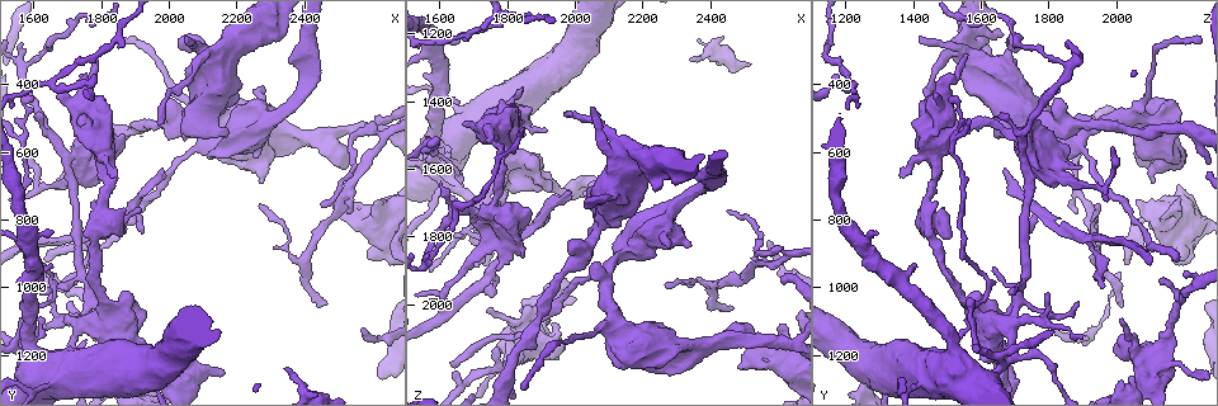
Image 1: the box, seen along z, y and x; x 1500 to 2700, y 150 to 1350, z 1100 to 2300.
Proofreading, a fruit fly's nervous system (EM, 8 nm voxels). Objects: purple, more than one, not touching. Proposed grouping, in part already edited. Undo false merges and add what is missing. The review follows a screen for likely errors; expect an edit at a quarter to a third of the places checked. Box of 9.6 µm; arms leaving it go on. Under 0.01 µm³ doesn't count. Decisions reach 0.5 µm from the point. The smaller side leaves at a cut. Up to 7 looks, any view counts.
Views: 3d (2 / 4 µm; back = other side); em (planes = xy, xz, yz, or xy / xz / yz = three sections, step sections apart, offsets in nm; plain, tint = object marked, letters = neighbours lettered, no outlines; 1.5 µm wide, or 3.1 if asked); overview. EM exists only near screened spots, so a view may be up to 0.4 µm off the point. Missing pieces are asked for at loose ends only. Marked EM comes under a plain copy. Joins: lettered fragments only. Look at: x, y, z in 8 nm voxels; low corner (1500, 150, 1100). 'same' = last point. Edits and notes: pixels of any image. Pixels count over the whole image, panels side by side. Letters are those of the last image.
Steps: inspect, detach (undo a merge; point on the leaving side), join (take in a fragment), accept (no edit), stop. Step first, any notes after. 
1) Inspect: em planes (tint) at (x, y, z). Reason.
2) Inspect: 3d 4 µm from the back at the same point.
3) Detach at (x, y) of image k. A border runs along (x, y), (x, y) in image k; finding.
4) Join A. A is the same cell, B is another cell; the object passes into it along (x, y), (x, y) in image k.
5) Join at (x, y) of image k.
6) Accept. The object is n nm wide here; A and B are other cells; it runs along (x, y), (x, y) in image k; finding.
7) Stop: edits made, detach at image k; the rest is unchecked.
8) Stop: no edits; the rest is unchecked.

Inspect: 3d 2 µm at (2410, 390, 1640). A fork.

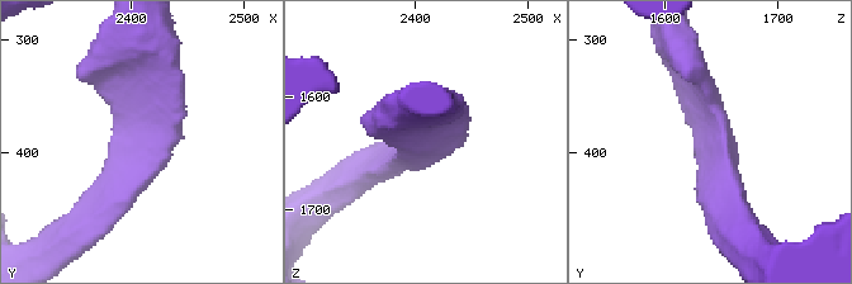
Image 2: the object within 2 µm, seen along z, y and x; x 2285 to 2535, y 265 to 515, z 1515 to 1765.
Inspect: em xy step 4 (tint) at (2416, 388, 1650).

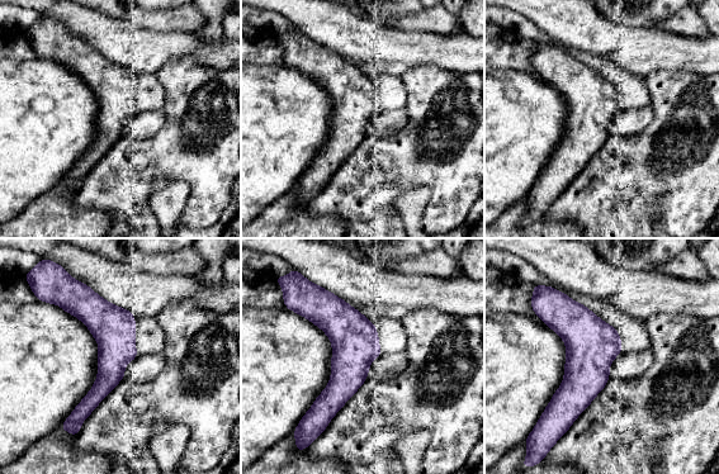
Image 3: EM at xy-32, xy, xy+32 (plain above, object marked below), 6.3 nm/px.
Inspect: em planes (letters) at the same point. Another direction.

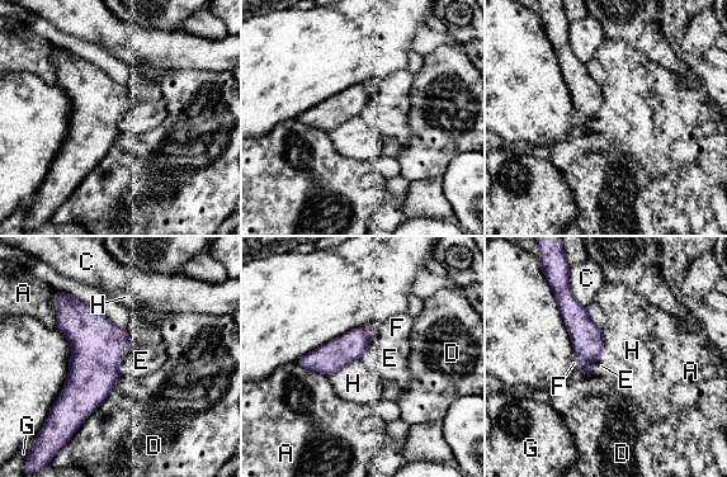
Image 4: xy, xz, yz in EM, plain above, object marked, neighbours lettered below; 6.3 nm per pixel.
Accept. A, C, D, E, F, G and H are other cells; a border runs along (357, 359), (329, 376) in image 4; continuous, no second neuron.

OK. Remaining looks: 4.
Inspect: em xz step 8 (tint) at (2050, 270, 1410). Free end.

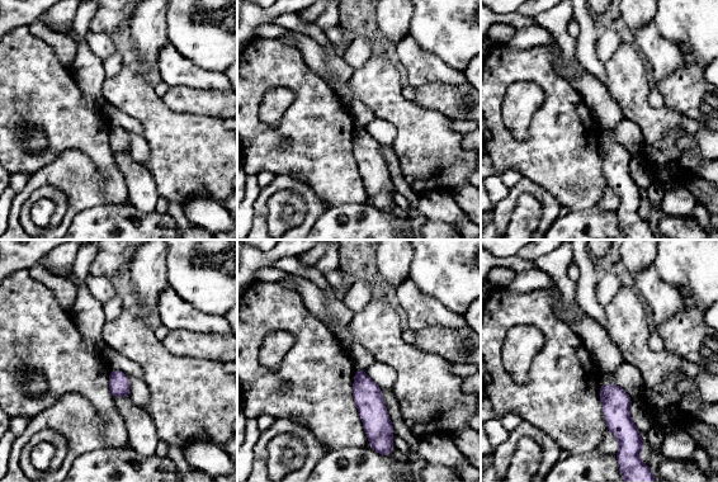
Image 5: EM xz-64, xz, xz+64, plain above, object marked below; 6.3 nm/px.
Inspect: em planes (letters) at the same point.

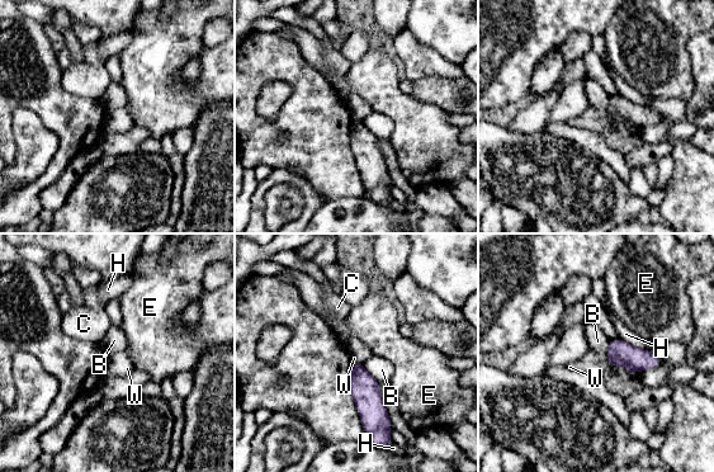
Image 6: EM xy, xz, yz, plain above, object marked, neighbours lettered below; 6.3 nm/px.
Accept. The object is 130 nm wide here; B, C, E, H and W are other cells; a border runs along (605, 354), (611, 364) in image 6; no lettered fragment goes on from it.

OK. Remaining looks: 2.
Inspect: em planes (letters) at (2630, 900, 2200). Abrupt turn.

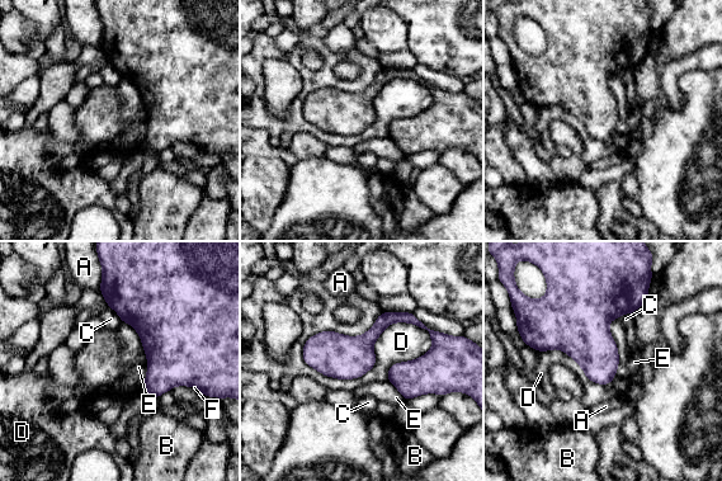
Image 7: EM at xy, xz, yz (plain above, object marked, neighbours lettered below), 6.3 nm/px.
Accept. The object is 280 nm wide here; A, B, C, D, E and F are other cells; a border runs along (433, 342), (301, 354) in image 7; all the same neuron.

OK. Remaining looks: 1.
Stop: no edits; the rest is unchecked.

